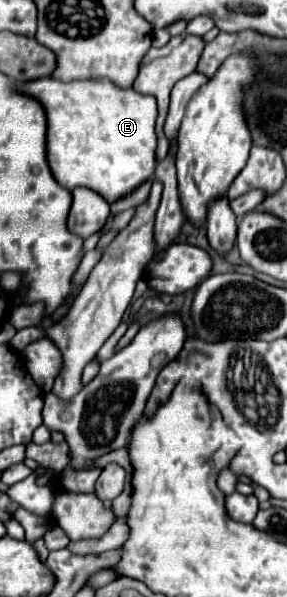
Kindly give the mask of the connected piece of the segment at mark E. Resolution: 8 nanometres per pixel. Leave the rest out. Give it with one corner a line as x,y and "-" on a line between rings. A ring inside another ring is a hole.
41,77
17,87
19,93
37,99
47,115
47,163
59,185
73,191
75,187
89,187
101,193
109,203
117,201
125,193
139,187
143,181
151,181
155,173
155,119
157,101
151,95
137,93
133,89
117,87
107,79
85,81
57,81
53,77

